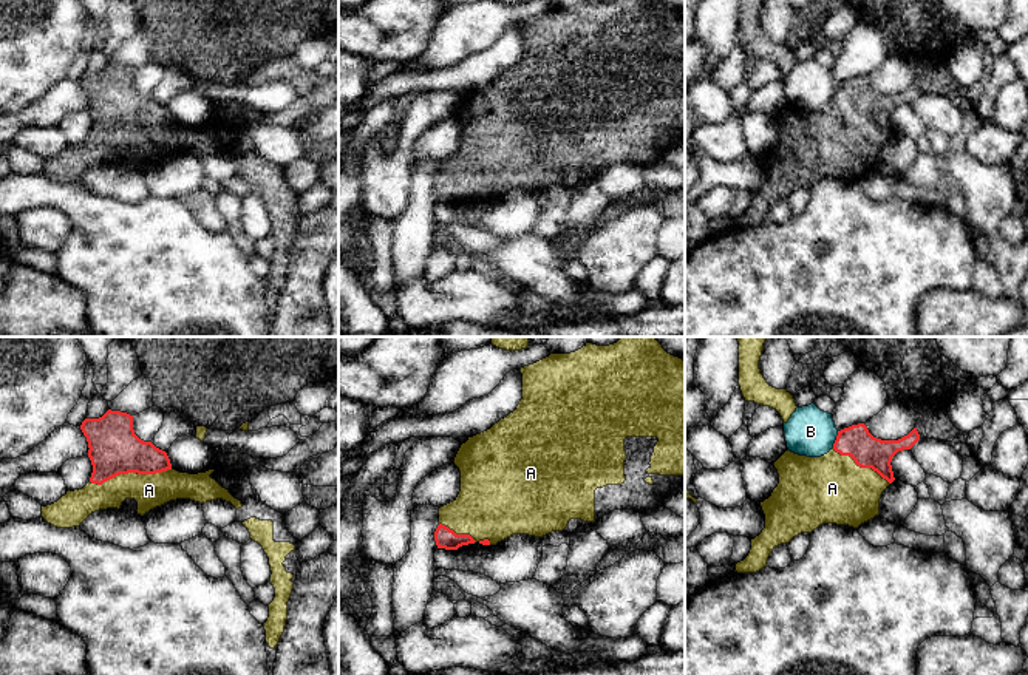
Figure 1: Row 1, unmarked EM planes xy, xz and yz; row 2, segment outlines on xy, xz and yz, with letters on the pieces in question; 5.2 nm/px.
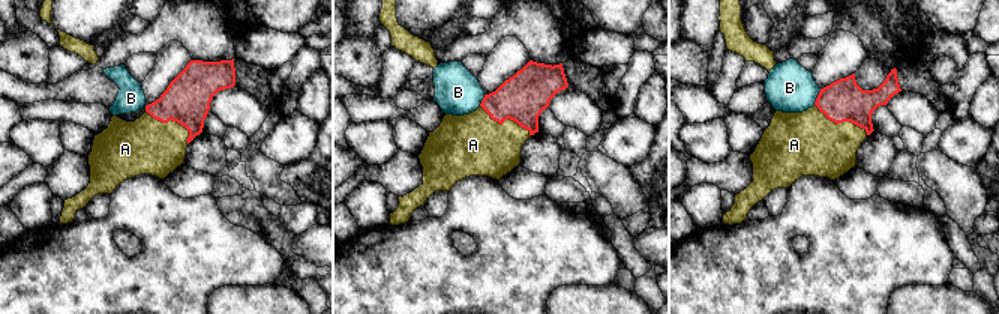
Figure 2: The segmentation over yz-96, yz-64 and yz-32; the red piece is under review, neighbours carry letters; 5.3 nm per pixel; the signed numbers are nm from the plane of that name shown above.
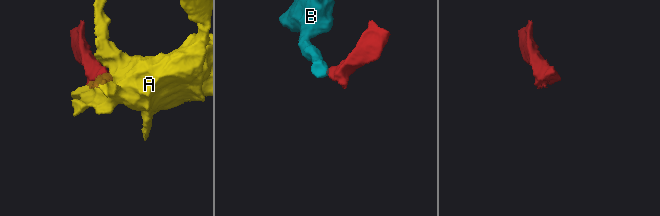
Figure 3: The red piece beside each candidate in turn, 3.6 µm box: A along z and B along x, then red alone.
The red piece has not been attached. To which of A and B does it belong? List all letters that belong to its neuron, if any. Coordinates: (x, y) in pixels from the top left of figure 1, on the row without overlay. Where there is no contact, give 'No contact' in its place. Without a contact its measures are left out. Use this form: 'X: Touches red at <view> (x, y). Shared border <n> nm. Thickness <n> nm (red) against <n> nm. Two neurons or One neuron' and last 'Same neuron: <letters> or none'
A: Touches red at xy (130, 125). Shared border 440 nm. Thickness 260 nm (red) against 180 nm. One neuron
B: Touches red at yz (837, 93). Shared border 90 nm. Thickness 170 nm (red) against 260 nm. Two neurons
Same neuron: A

